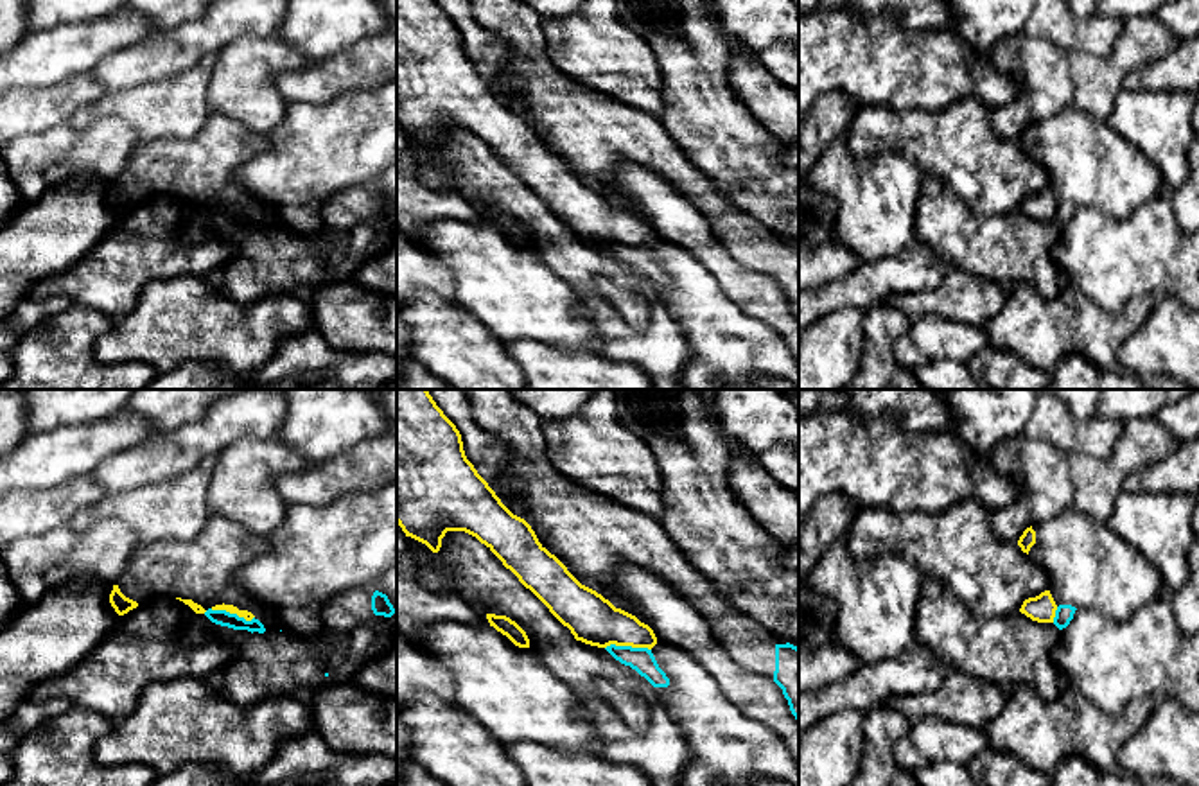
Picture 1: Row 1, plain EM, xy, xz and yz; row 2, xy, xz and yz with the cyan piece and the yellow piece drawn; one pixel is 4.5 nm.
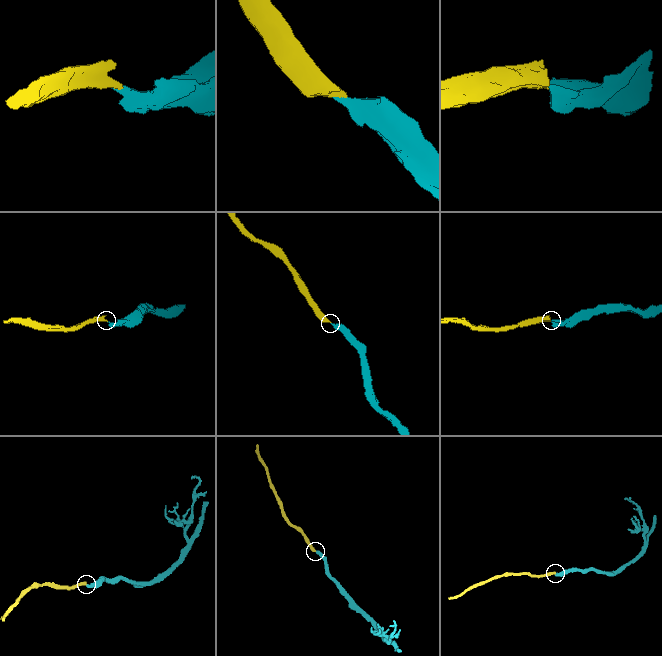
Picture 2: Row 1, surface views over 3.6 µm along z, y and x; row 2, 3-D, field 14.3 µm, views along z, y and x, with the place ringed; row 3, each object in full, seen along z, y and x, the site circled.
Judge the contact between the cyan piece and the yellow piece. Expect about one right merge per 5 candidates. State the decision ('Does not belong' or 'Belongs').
Does not belong

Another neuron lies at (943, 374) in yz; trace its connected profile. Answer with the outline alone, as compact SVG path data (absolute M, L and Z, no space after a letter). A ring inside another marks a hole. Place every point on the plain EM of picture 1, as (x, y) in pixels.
M937 361L914 371L928 389L994 389L975 380L967 366L955 361Z

